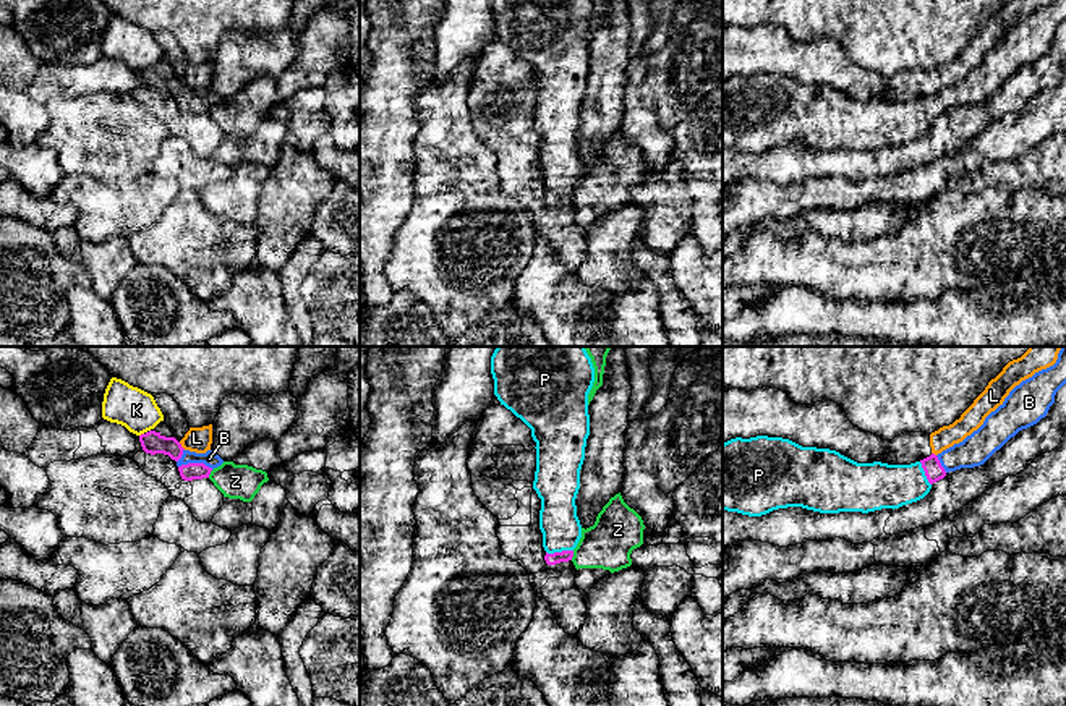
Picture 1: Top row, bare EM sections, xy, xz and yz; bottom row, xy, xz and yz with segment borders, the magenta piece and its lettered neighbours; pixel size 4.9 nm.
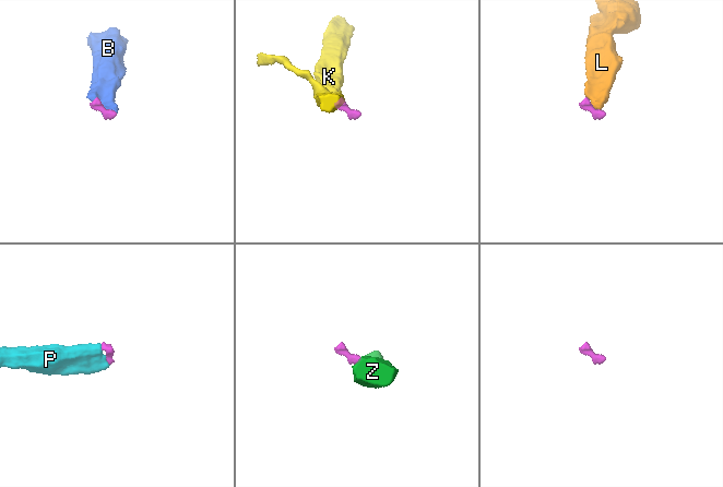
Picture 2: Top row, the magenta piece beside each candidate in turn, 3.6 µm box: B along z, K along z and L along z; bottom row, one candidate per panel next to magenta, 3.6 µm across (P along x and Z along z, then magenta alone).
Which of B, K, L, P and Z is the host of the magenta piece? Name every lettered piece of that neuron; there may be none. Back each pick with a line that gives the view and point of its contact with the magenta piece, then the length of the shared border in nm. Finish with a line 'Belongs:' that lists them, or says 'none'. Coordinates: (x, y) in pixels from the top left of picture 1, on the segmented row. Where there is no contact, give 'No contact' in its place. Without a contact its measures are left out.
B: Touches magenta at xy (196, 463). Shared border 180 nm
P: Touches magenta at xz (559, 552). Shared border 140 nm
Belongs: B, P

